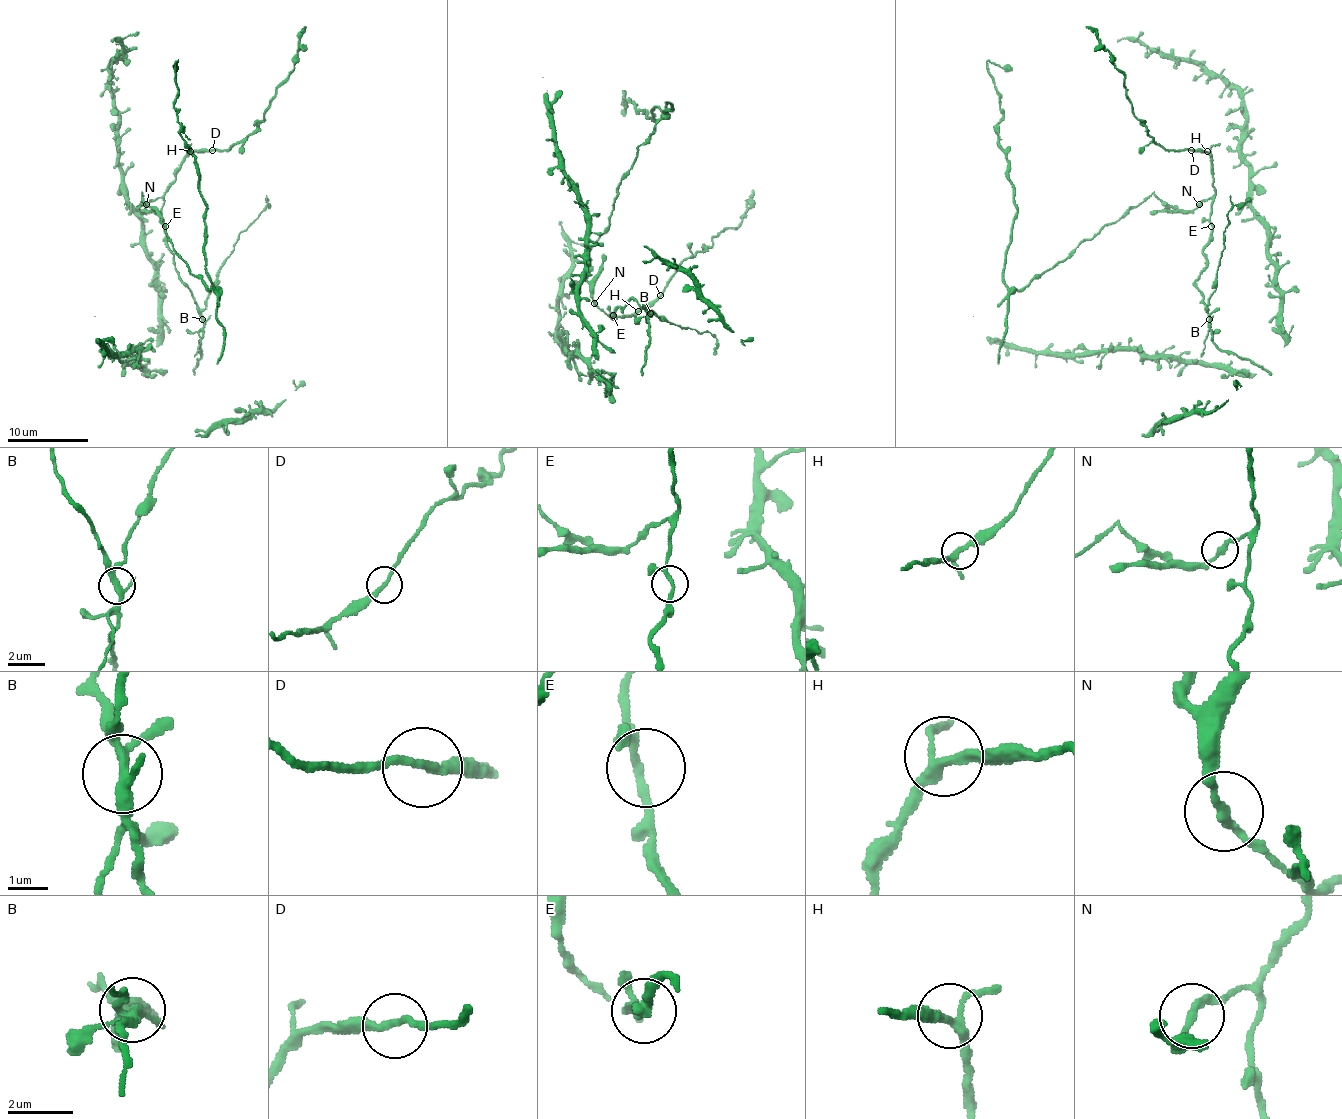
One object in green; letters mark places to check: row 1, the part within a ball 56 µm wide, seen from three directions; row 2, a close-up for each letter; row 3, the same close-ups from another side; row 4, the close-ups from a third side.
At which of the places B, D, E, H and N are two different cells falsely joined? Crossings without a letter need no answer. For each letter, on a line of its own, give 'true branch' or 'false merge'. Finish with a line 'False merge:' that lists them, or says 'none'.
B: false merge
D: true branch
E: true branch
H: true branch
N: false merge
False merge: B, N

